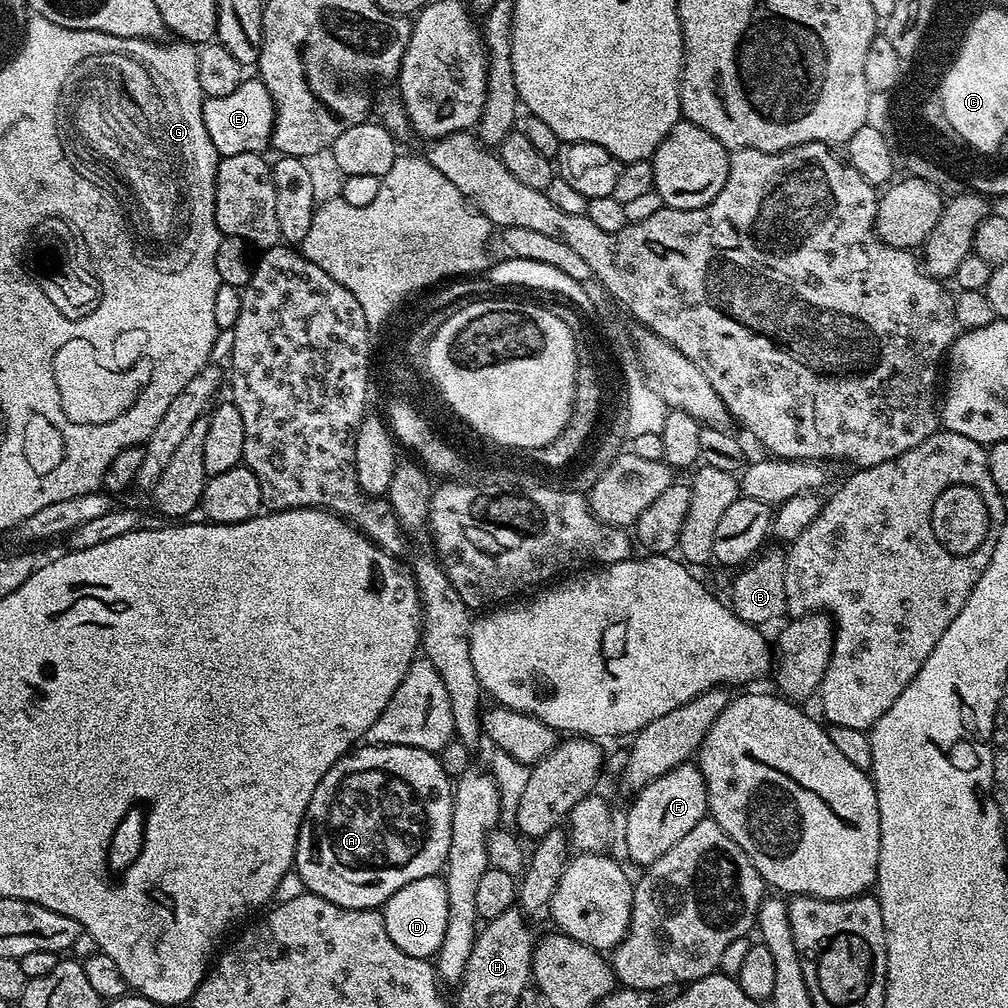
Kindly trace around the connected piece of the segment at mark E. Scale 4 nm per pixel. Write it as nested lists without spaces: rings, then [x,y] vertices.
[[[245,78],[226,98],[207,97],[202,106],[202,122],[206,122],[206,134],[214,142],[217,157],[263,153],[272,142],[272,127],[276,125],[276,107],[270,98],[270,90],[258,78]]]

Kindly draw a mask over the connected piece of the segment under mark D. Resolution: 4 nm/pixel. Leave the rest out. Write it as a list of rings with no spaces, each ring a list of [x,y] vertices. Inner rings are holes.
[[[440,874],[418,878],[418,882],[402,886],[402,890],[398,890],[398,894],[394,894],[382,906],[386,932],[390,934],[394,946],[423,960],[435,957],[442,946],[442,938],[446,935],[447,914],[446,882]]]

